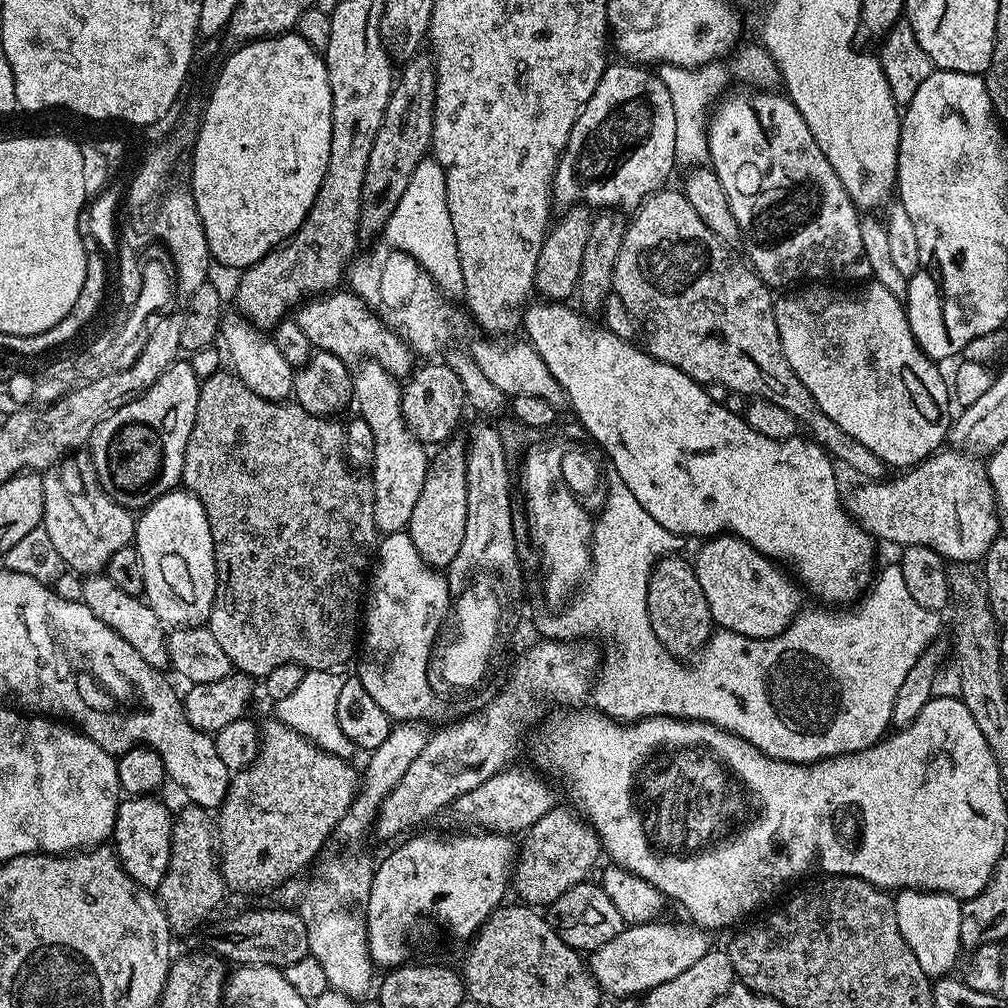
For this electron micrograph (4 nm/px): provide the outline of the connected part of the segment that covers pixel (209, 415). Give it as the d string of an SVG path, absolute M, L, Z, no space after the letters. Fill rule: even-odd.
M221 370L210 377L201 379L200 393L198 394L198 414L194 414L194 430L190 430L190 442L186 442L186 450L184 451L184 474L182 484L187 491L198 497L202 502L202 510L206 510L206 518L208 519L210 534L214 542L216 597L214 598L214 606L212 607L212 613L210 614L206 627L214 634L214 639L217 640L218 646L222 646L222 651L226 654L226 658L230 658L233 669L253 678L263 678L270 674L270 670L274 670L274 666L282 666L283 664L291 664L293 662L299 662L304 669L313 672L334 672L343 669L343 664L346 663L355 652L356 655L358 652L358 633L362 628L362 597L366 592L366 573L369 571L370 561L373 559L374 549L378 544L378 533L376 531L376 523L374 522L374 492L372 490L372 481L367 475L359 476L361 473L353 470L345 459L345 425L343 423L335 424L337 422L335 419L310 414L304 407L295 402L277 402L262 398L258 394L254 394L254 390L250 390L245 386L235 374L231 371L227 371L228 370Z

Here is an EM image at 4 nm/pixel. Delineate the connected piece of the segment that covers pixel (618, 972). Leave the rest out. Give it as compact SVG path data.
M684 923L680 926L676 924L636 924L625 927L614 938L610 938L608 942L600 948L595 949L590 956L590 971L596 983L599 984L601 993L608 992L615 998L632 998L639 994L646 994L654 986L658 986L662 982L670 978L676 978L682 970L688 970L690 966L705 956L710 950L708 944L709 936L703 929L694 927L693 925Z

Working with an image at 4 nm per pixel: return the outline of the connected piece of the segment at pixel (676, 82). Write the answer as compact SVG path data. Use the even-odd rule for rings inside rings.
M661 64L657 67L656 73L660 81L663 82L663 85L666 86L666 90L669 91L670 100L673 103L674 107L674 120L675 120L675 156L677 158L677 163L679 165L683 164L696 164L692 166L704 166L709 163L708 159L708 125L710 123L710 111L708 112L708 107L712 104L712 92L708 89L708 84L704 80L720 80L724 76L724 70L720 64L703 64L701 68L684 68L676 67L673 64Z

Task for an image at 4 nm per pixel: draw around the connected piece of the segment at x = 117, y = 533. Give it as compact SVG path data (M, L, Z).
M72 458L53 464L43 473L44 518L42 527L50 534L54 550L62 554L65 565L81 574L100 574L107 569L110 558L122 546L133 543L136 520L129 509L111 500L98 482L91 467L80 469Z

